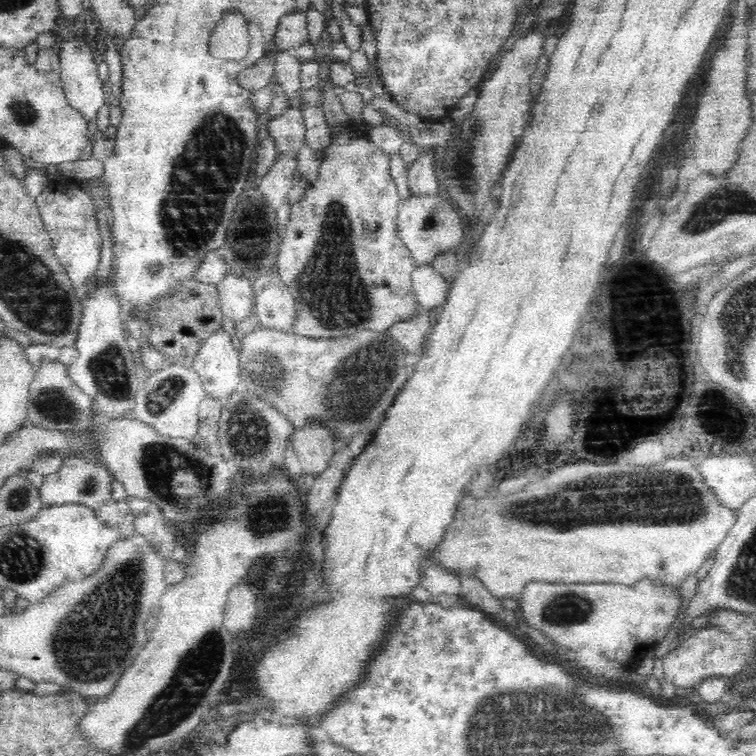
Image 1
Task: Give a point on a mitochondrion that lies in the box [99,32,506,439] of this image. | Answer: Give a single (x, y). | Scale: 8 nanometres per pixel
(203, 174)

